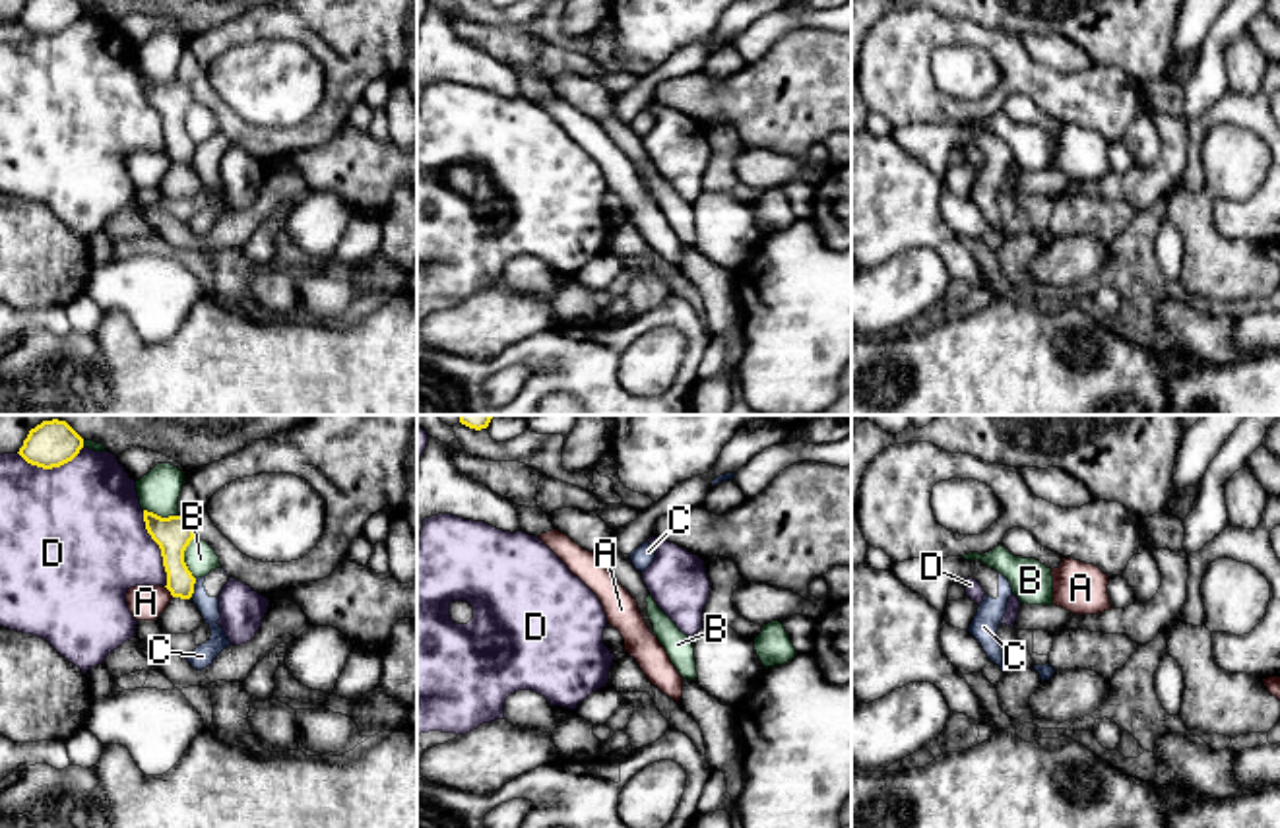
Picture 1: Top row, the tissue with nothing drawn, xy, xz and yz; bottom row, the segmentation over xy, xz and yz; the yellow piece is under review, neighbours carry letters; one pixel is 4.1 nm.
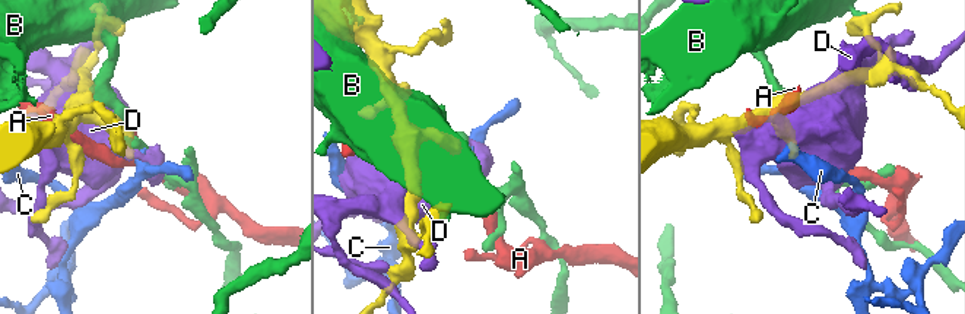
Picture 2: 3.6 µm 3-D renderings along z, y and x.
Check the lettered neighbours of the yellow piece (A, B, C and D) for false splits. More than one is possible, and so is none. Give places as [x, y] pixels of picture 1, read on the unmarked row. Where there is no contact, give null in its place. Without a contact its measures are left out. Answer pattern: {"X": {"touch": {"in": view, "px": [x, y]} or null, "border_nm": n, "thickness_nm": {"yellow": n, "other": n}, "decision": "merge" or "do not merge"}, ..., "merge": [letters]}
{"A": {"touch": {"in": "xy", "px": [169, 156]}, "border_nm": 60, "thickness_nm": {"yellow": 150, "other": 140}, "decision": "do not merge"}, "B": {"touch": {"in": "xy", "px": [183, 123]}, "border_nm": 180, "thickness_nm": {"yellow": 150, "other": 130}, "decision": "do not merge"}, "C": {"touch": {"in": "xy", "px": [192, 154]}, "border_nm": 80, "thickness_nm": {"yellow": 150, "other": 80}, "decision": "do not merge"}, "D": {"touch": {"in": "xy", "px": [160, 113]}, "border_nm": 340, "thickness_nm": {"yellow": 150, "other": 420}, "decision": "do not merge"}, "merge": []}

